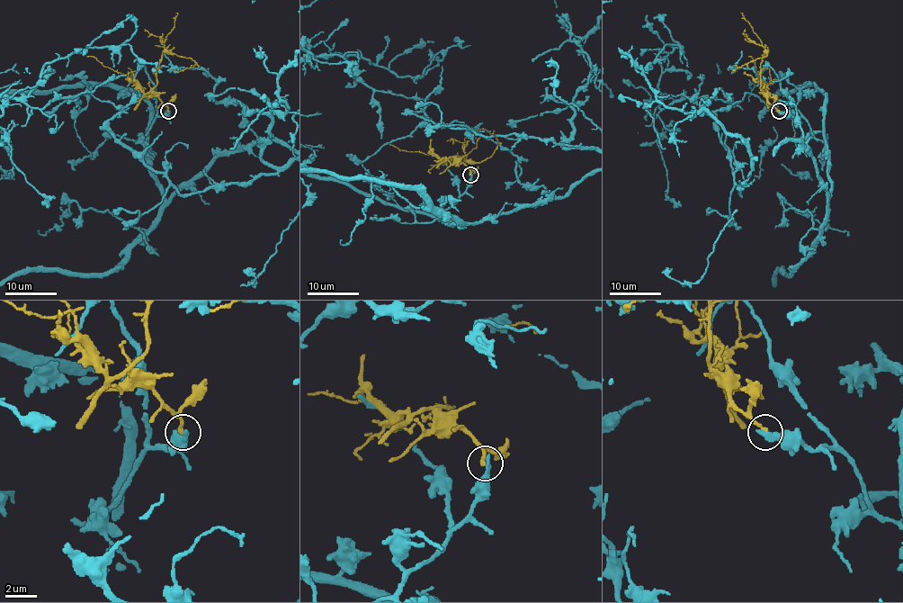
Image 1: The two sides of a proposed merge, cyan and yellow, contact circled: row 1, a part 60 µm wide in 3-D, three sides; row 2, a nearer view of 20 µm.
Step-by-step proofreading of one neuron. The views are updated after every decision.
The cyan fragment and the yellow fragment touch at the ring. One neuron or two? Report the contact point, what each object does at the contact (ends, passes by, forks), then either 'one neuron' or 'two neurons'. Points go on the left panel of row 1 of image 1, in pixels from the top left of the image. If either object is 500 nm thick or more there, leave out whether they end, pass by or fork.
place (168, 111); cyan ends; yellow ends; two neurons

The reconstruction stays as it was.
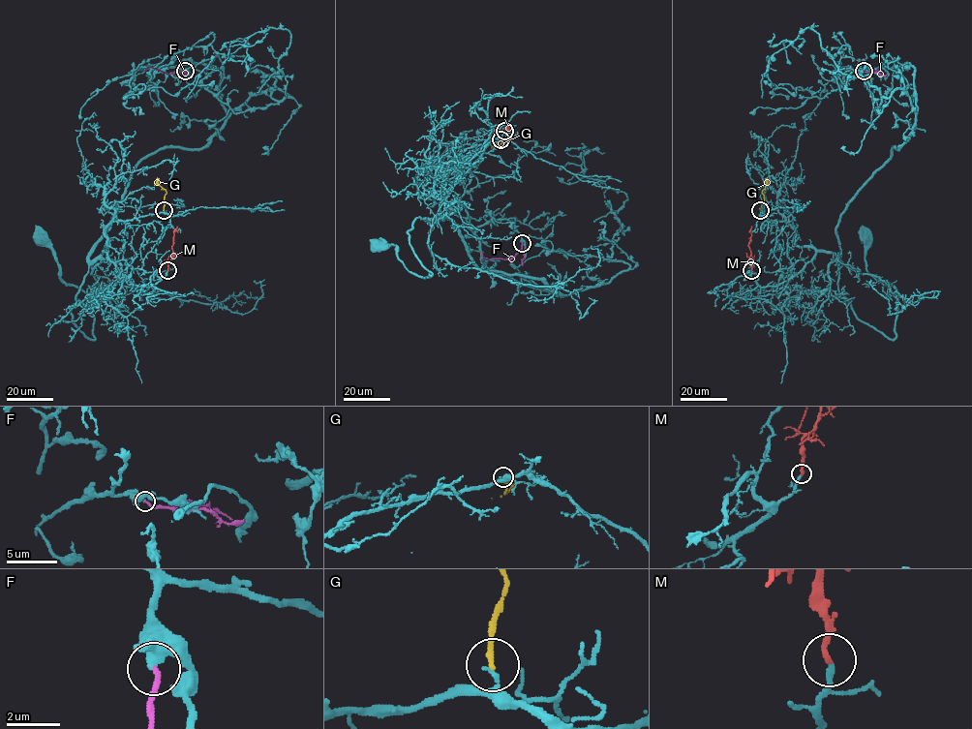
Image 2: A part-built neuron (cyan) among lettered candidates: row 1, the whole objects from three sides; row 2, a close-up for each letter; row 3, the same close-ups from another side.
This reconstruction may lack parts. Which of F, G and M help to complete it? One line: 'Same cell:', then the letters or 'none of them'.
Same cell: M

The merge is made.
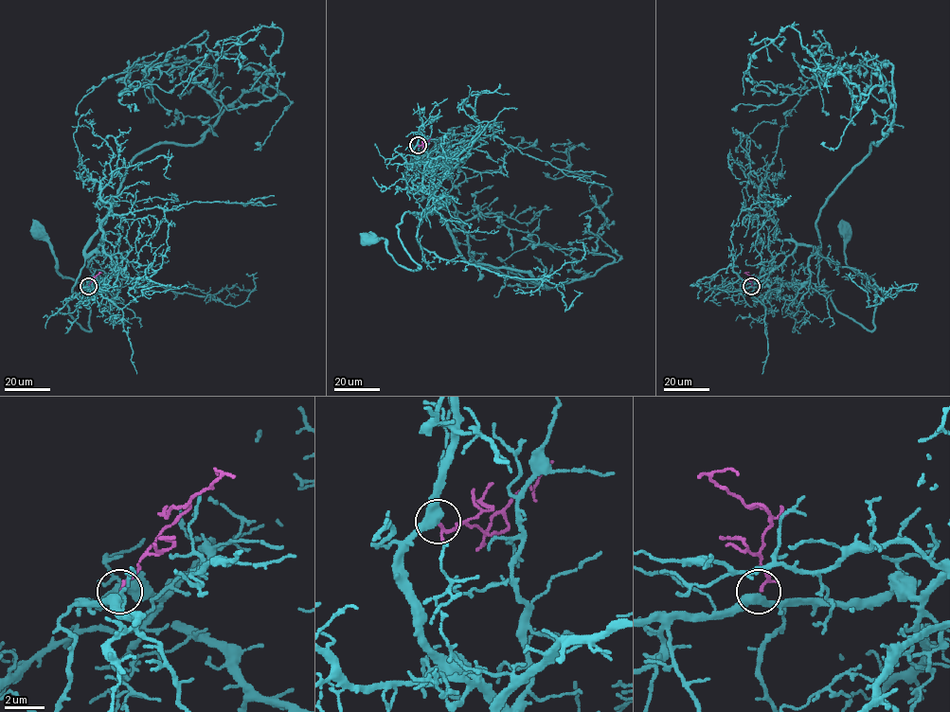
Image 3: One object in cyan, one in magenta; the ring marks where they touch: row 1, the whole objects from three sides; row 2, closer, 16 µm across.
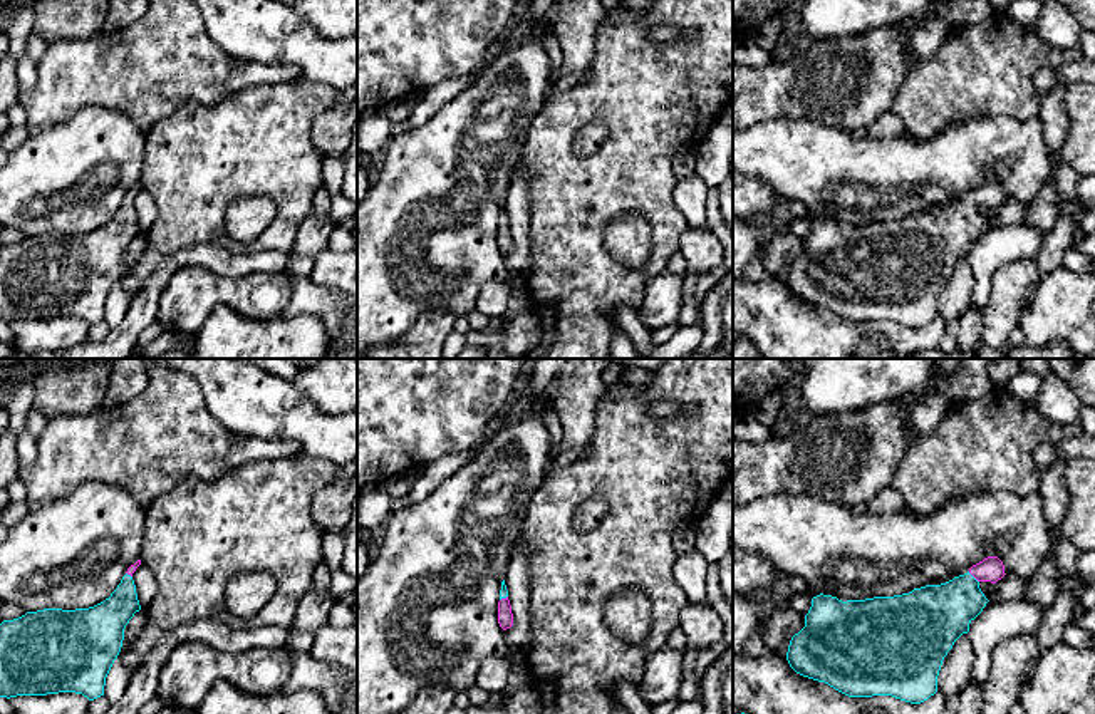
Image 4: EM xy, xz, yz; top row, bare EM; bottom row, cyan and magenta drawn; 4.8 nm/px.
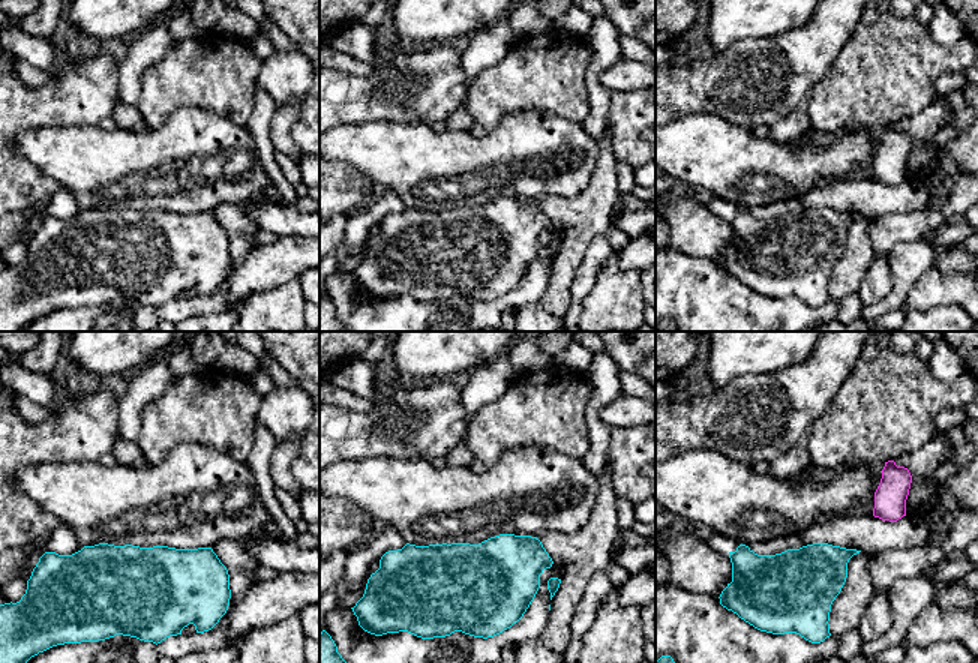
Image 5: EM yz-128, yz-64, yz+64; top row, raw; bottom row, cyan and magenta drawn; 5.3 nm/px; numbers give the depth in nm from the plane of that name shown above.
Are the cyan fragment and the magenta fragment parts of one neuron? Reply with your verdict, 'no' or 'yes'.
yes

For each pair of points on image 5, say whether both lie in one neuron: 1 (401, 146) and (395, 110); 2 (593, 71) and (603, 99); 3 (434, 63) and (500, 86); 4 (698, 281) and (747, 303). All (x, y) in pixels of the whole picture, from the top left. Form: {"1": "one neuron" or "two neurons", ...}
{"1": "two neurons", "2": "one neuron", "3": "two neurons", "4": "one neuron"}

